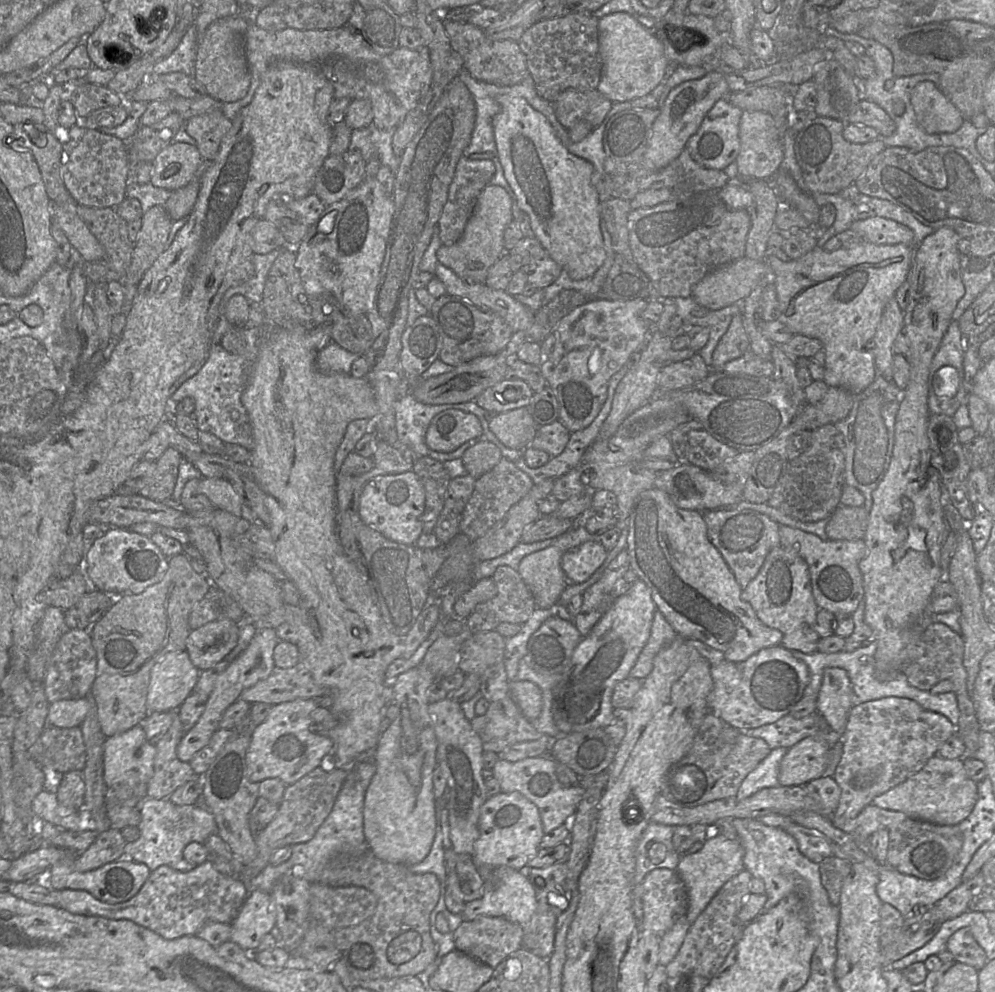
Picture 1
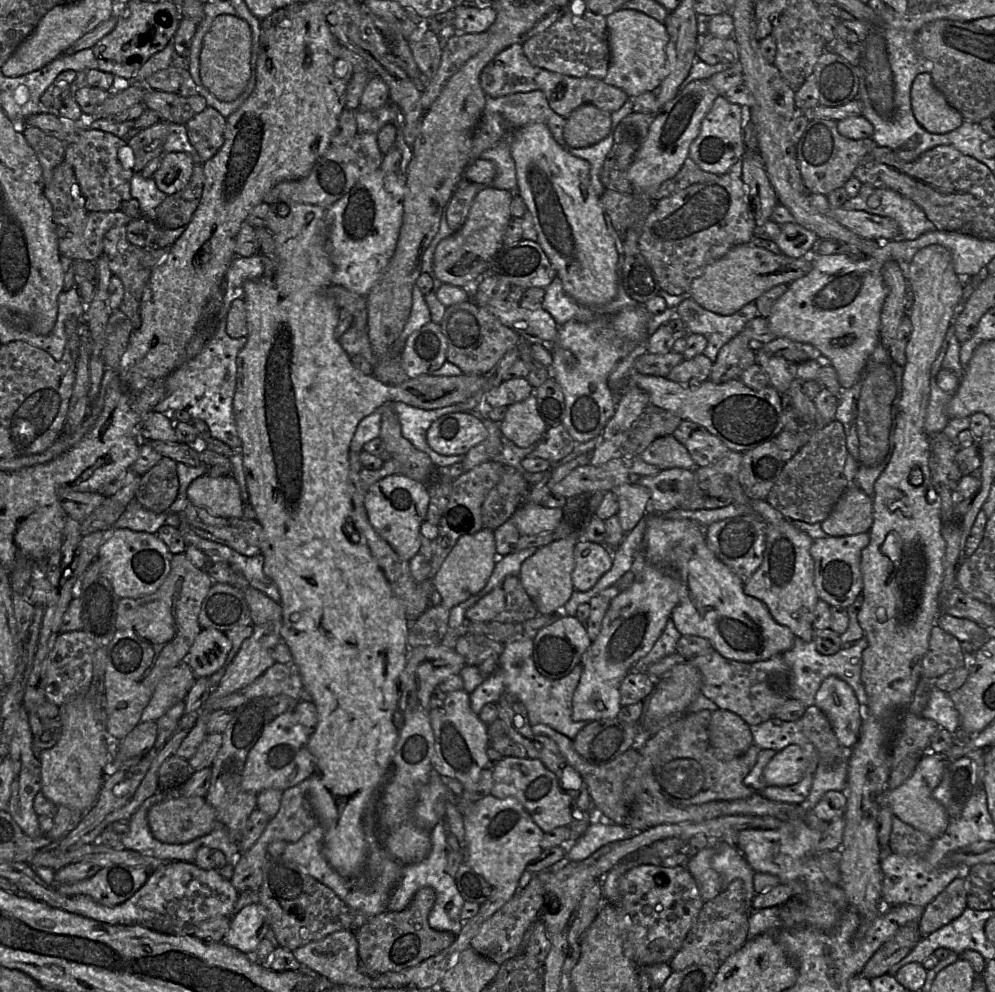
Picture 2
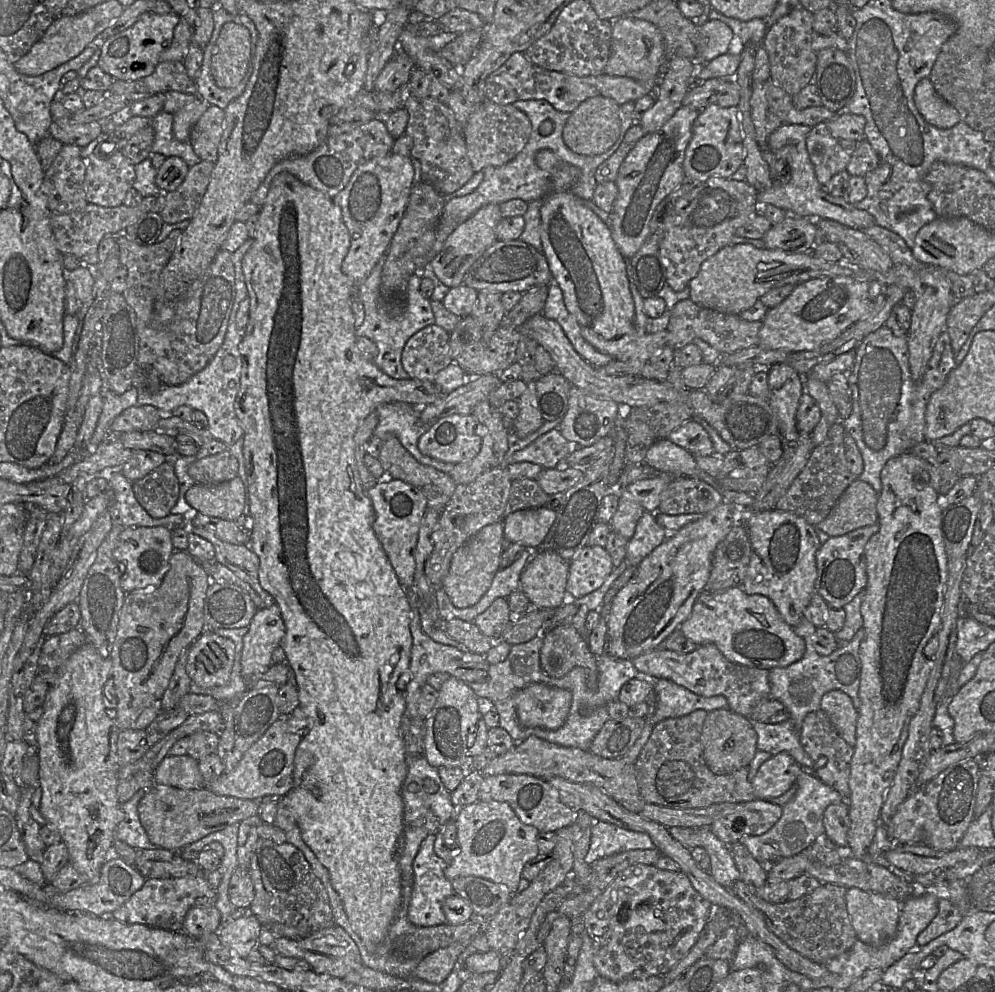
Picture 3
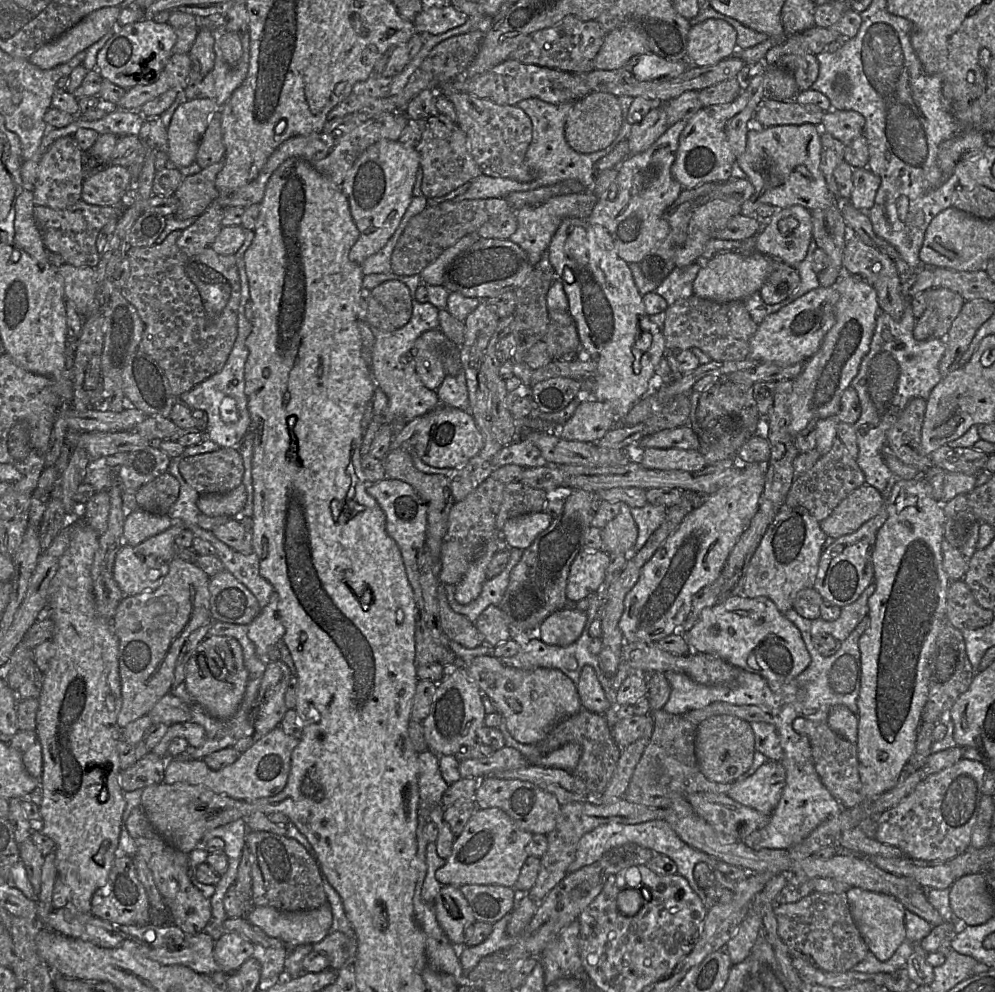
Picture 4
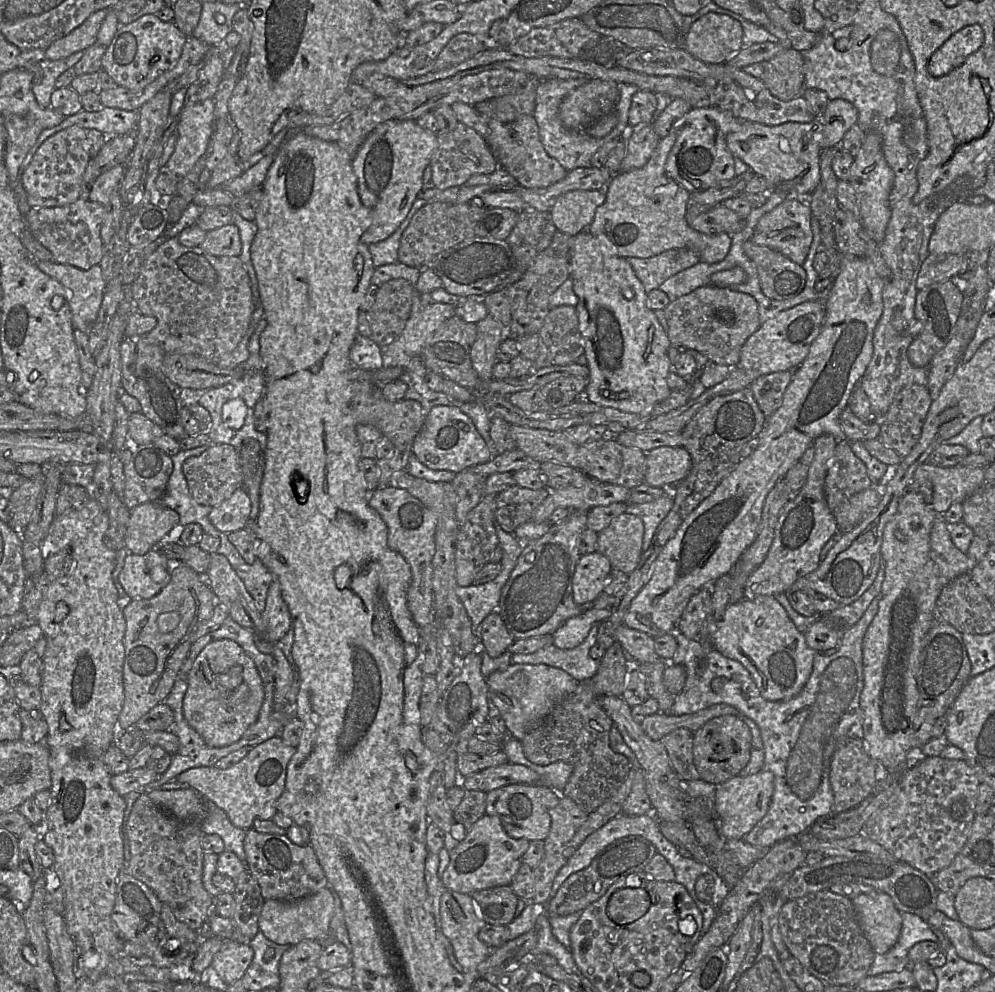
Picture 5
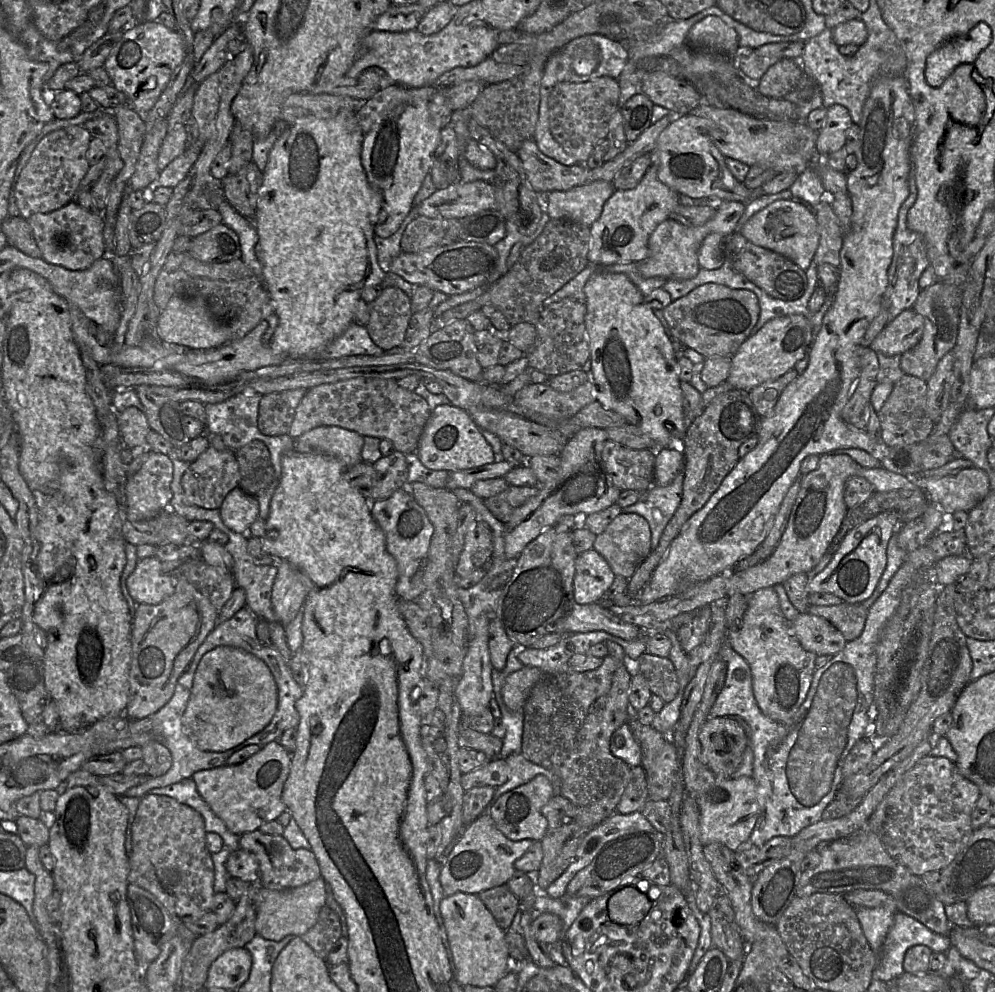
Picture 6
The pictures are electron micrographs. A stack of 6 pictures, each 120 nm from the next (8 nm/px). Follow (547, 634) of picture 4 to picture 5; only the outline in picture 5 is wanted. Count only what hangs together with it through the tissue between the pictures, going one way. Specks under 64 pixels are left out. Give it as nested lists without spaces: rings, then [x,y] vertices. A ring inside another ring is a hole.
[[[591,608],[568,619],[552,634],[553,645],[560,649],[577,647],[587,637],[592,626],[608,620],[611,613],[611,608]]]

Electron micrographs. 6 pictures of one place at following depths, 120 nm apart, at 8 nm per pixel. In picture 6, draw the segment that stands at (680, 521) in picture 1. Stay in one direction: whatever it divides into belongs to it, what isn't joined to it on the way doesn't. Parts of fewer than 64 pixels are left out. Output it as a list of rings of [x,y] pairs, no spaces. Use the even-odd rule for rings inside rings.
[[[773,587],[760,589],[749,597],[741,625],[728,632],[727,644],[749,664],[754,696],[761,711],[780,722],[793,718],[807,697],[817,655],[801,646],[781,611]]]

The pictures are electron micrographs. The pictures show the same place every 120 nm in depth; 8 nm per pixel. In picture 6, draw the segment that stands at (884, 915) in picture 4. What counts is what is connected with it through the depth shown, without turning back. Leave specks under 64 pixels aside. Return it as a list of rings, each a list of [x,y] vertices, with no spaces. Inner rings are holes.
[[[859,907],[856,911],[870,947],[879,954],[893,925],[895,913],[884,907]]]

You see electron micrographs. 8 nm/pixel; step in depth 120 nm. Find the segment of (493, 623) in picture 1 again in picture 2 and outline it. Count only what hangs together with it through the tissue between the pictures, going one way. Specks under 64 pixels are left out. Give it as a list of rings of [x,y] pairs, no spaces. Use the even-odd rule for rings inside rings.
[[[507,576],[502,588],[505,593],[505,608],[495,621],[501,623],[523,623],[539,614],[535,604],[525,591],[519,576]]]

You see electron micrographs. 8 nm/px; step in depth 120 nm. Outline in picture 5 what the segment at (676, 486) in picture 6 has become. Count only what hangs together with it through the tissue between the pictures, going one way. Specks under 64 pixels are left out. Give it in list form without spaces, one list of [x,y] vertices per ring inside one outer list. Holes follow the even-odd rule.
[[[667,491],[662,497],[652,502],[627,504],[626,512],[637,515],[644,523],[643,552],[653,544],[656,531],[673,504],[674,498],[671,491]]]

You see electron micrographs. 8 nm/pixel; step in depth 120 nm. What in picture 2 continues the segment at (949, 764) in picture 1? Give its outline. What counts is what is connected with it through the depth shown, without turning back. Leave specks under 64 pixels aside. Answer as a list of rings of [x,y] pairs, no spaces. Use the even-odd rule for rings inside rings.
[[[930,753],[924,755],[913,774],[899,787],[884,789],[876,796],[876,802],[880,807],[888,807],[893,815],[901,821],[911,825],[932,839],[942,835],[950,824],[950,817],[945,808],[932,795],[934,788],[941,782],[947,766],[951,762],[946,753]]]

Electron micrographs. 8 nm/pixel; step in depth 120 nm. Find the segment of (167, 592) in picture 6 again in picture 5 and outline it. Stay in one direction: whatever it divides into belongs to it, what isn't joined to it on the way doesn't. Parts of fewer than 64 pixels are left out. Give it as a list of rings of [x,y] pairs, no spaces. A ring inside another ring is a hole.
[[[153,547],[146,554],[128,553],[118,580],[131,599],[149,599],[157,595],[170,581],[172,562],[160,551]],[[162,565],[166,570],[166,577],[160,582],[151,578],[151,570]]]

